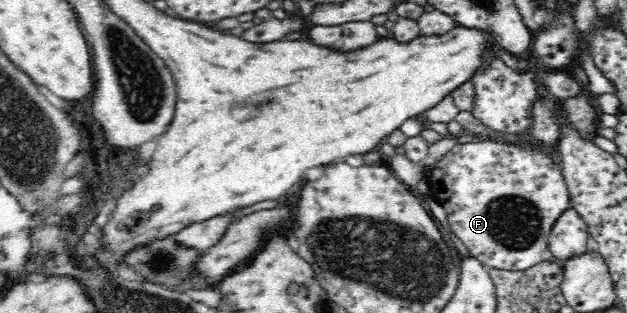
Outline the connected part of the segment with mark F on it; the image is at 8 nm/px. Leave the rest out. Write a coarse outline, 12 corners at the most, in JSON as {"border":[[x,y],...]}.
{"border":[[485,138],[424,175],[484,266],[548,257],[560,164]]}

